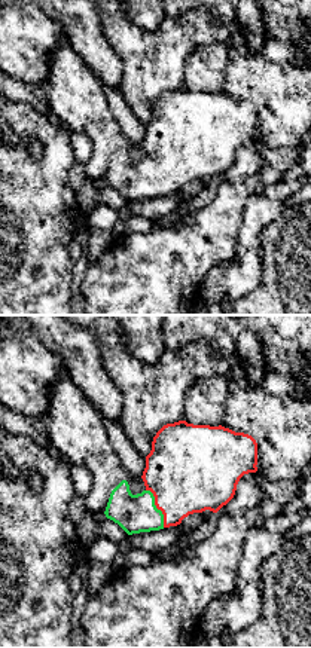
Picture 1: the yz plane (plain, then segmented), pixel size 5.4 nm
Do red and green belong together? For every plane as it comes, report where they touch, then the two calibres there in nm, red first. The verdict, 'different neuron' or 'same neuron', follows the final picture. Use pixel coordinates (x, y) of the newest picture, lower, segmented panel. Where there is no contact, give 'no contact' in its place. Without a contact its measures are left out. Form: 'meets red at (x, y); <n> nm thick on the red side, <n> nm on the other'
meets red at (156, 507); 440 nm thick on the red side, 200 nm on the other

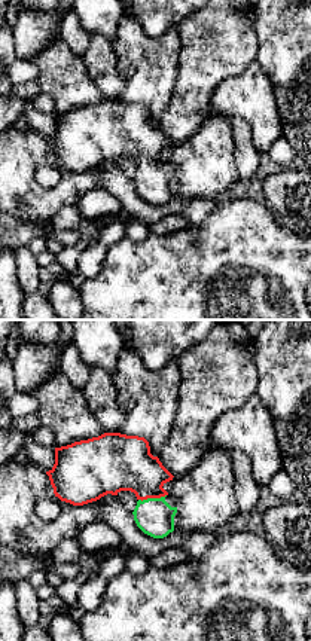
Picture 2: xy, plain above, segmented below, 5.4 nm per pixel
meets red at (152, 497); 300 nm thick on the red side, 200 nm on the other

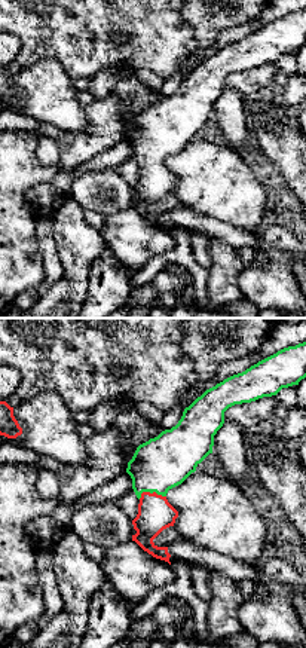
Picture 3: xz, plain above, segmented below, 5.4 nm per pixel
meets red at (149, 492); 190 nm thick on the red side, 280 nm on the other

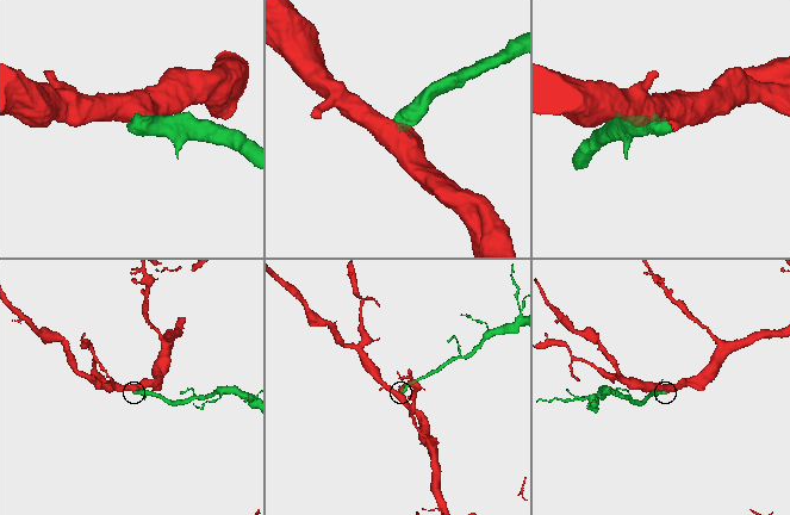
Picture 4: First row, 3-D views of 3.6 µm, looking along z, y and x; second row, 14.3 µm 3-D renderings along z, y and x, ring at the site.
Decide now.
same neuron

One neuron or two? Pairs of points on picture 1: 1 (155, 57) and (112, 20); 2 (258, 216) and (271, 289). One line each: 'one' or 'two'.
1: one
2: two

